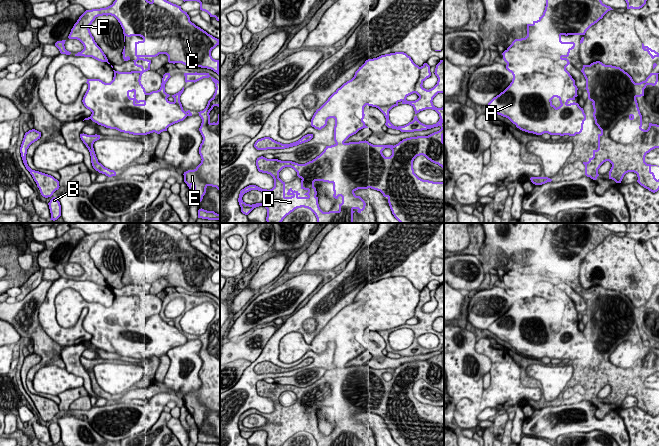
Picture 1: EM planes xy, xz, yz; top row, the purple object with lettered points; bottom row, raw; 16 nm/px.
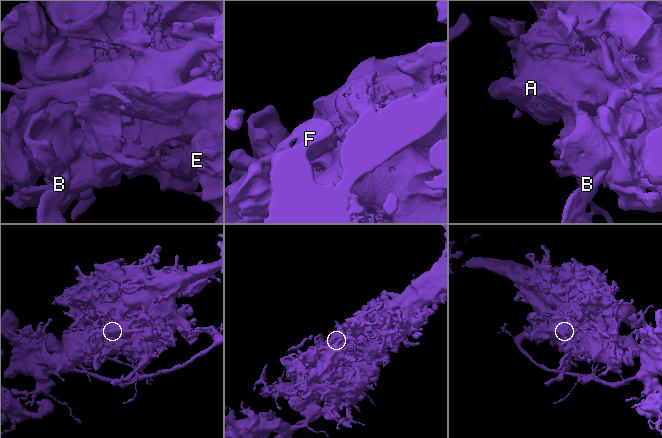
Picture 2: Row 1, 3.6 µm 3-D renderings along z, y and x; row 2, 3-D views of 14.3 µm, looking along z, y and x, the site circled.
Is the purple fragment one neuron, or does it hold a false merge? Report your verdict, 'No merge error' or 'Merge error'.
Merge error

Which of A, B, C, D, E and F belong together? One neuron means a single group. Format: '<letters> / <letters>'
A / B C D E F

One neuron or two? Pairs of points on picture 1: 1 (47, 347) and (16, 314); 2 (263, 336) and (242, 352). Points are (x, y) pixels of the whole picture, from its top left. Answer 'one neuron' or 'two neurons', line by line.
1: one neuron
2: one neuron

